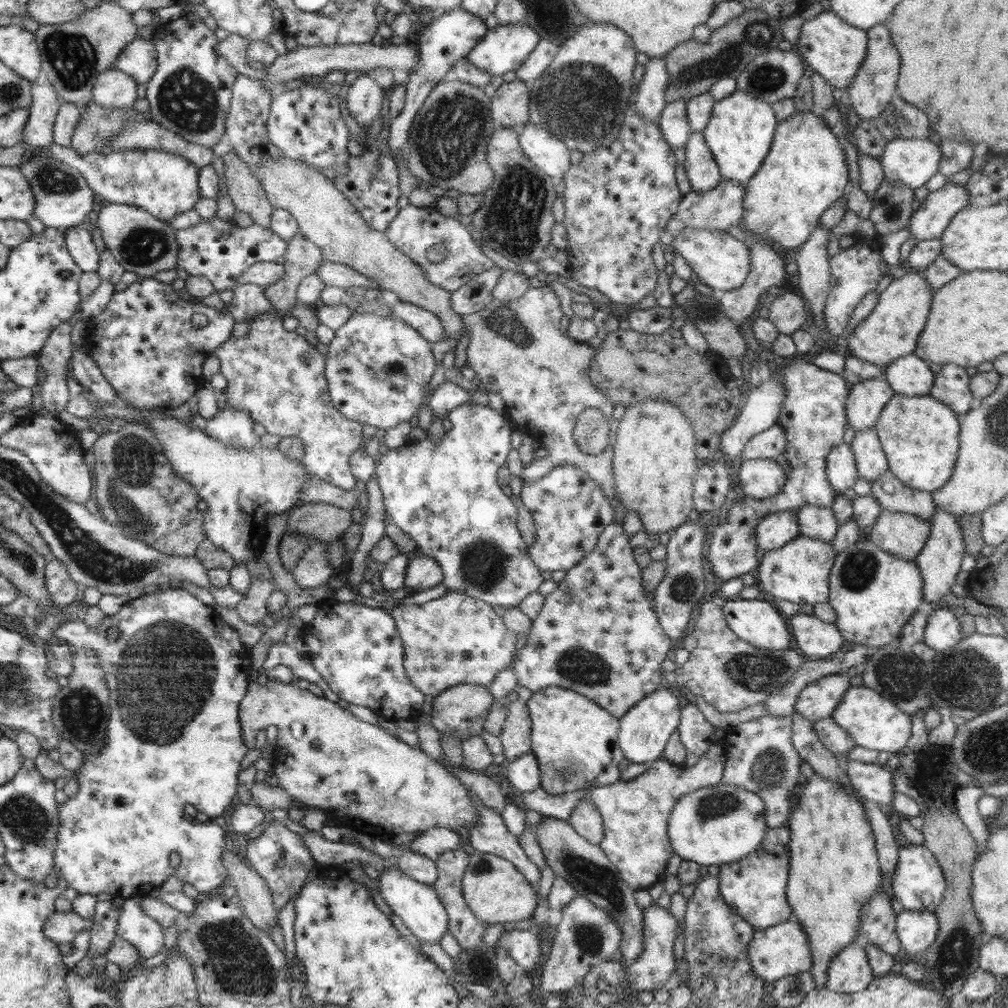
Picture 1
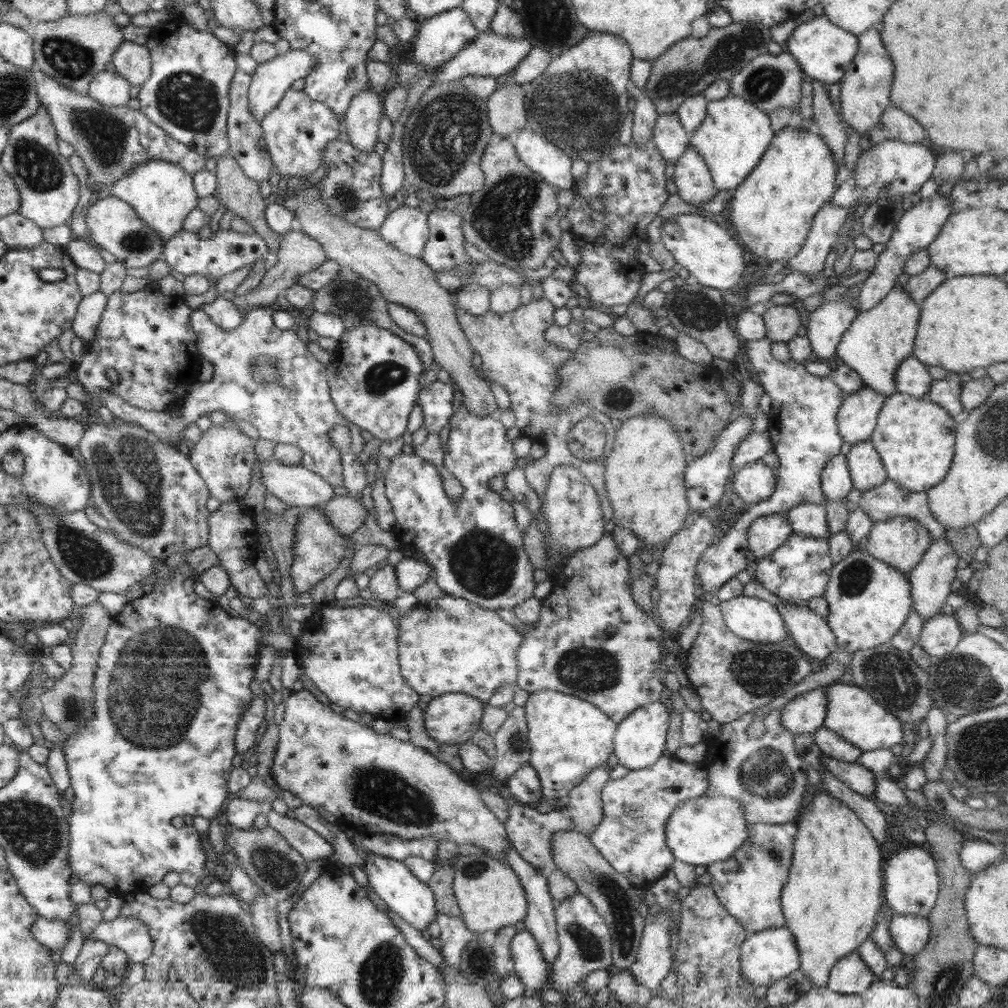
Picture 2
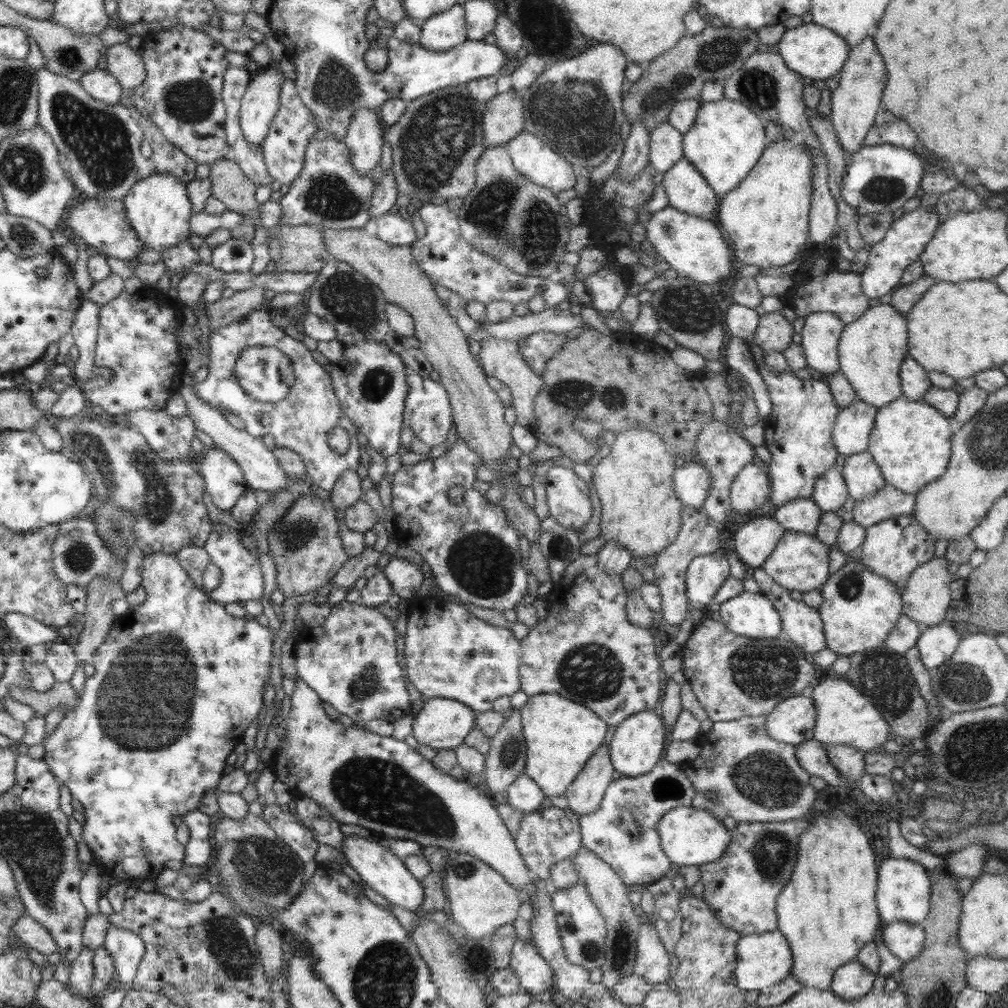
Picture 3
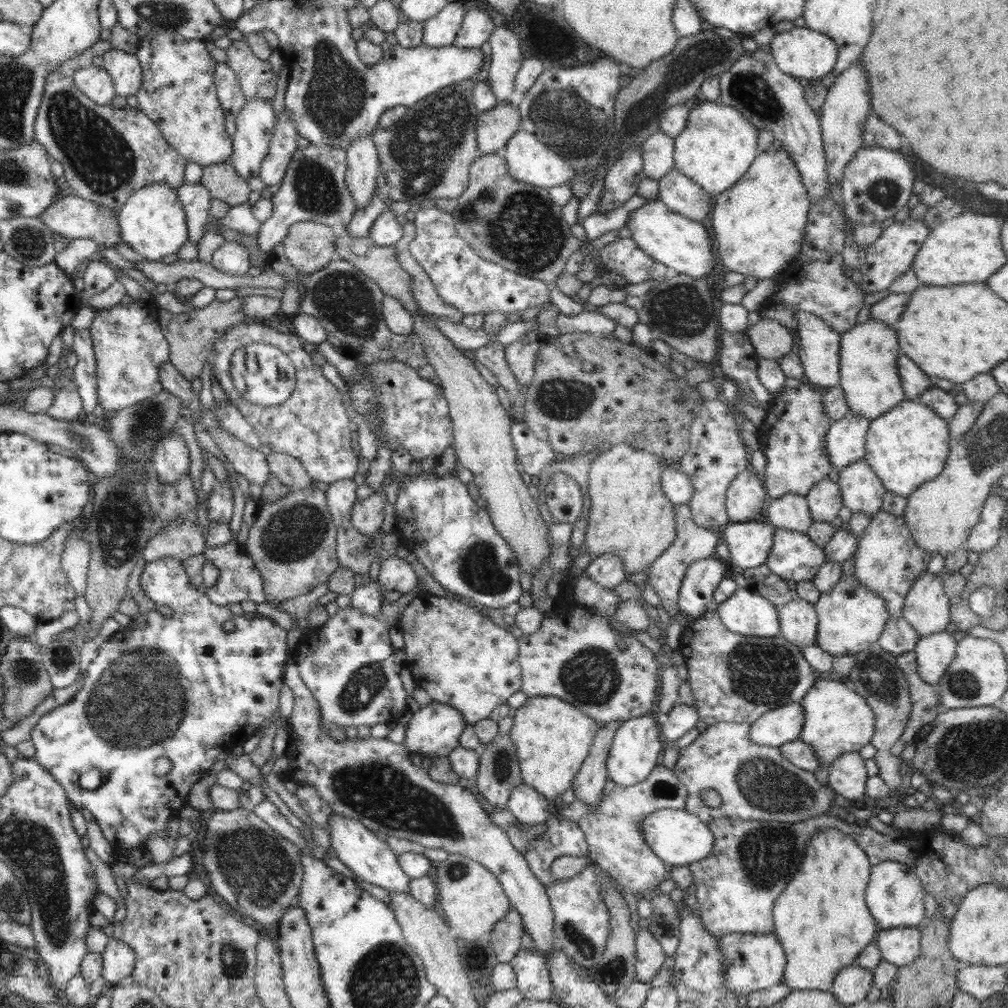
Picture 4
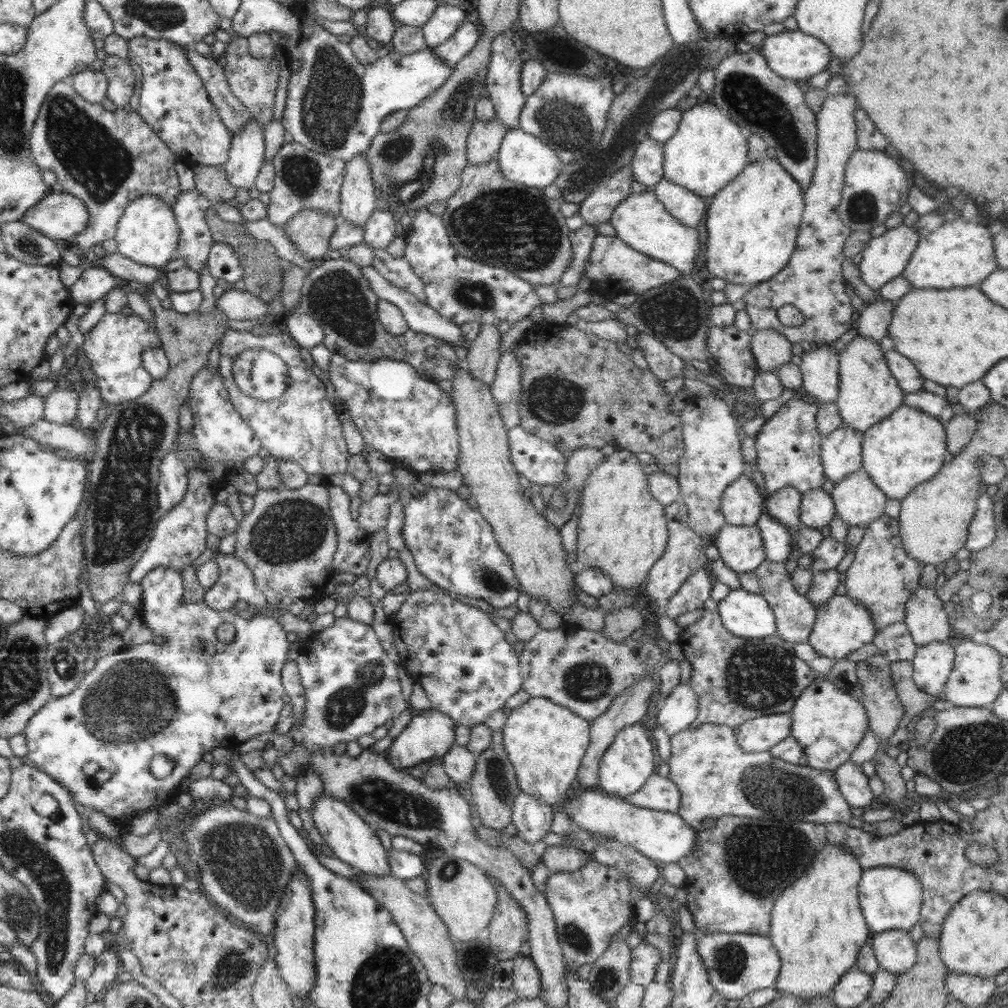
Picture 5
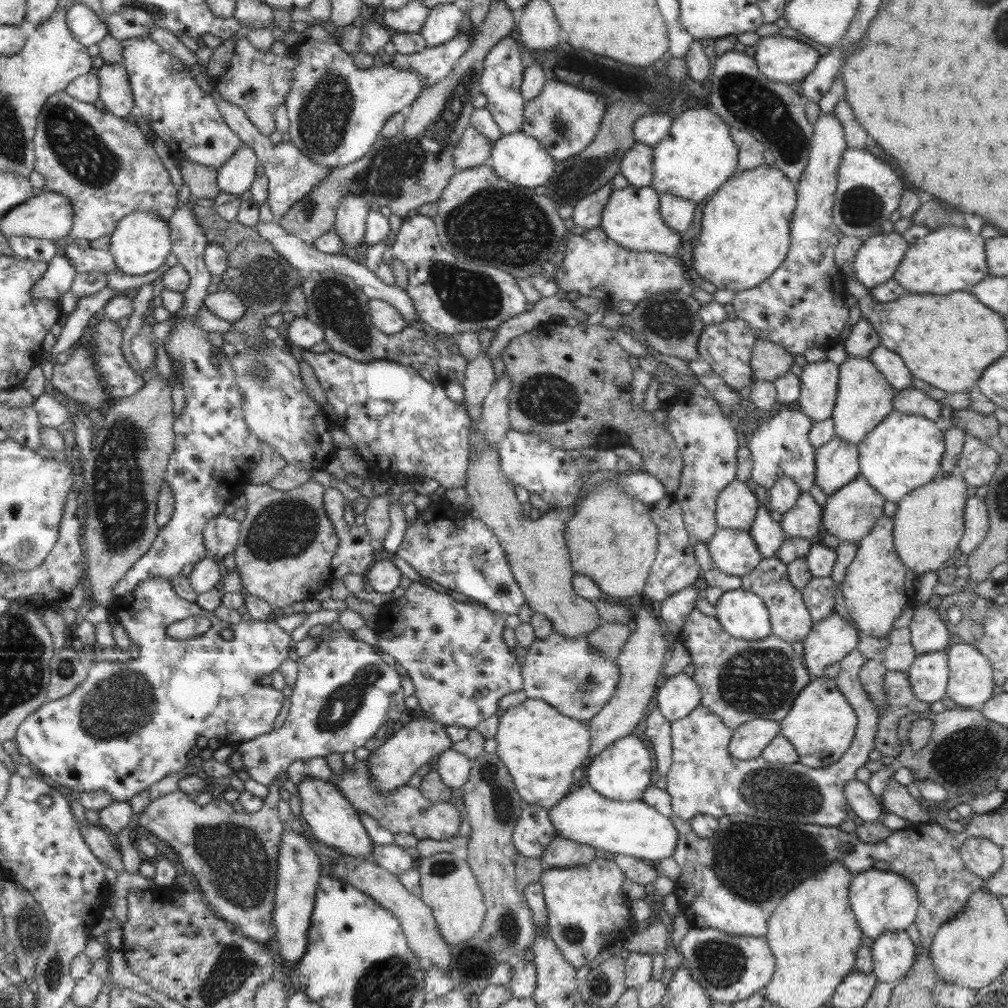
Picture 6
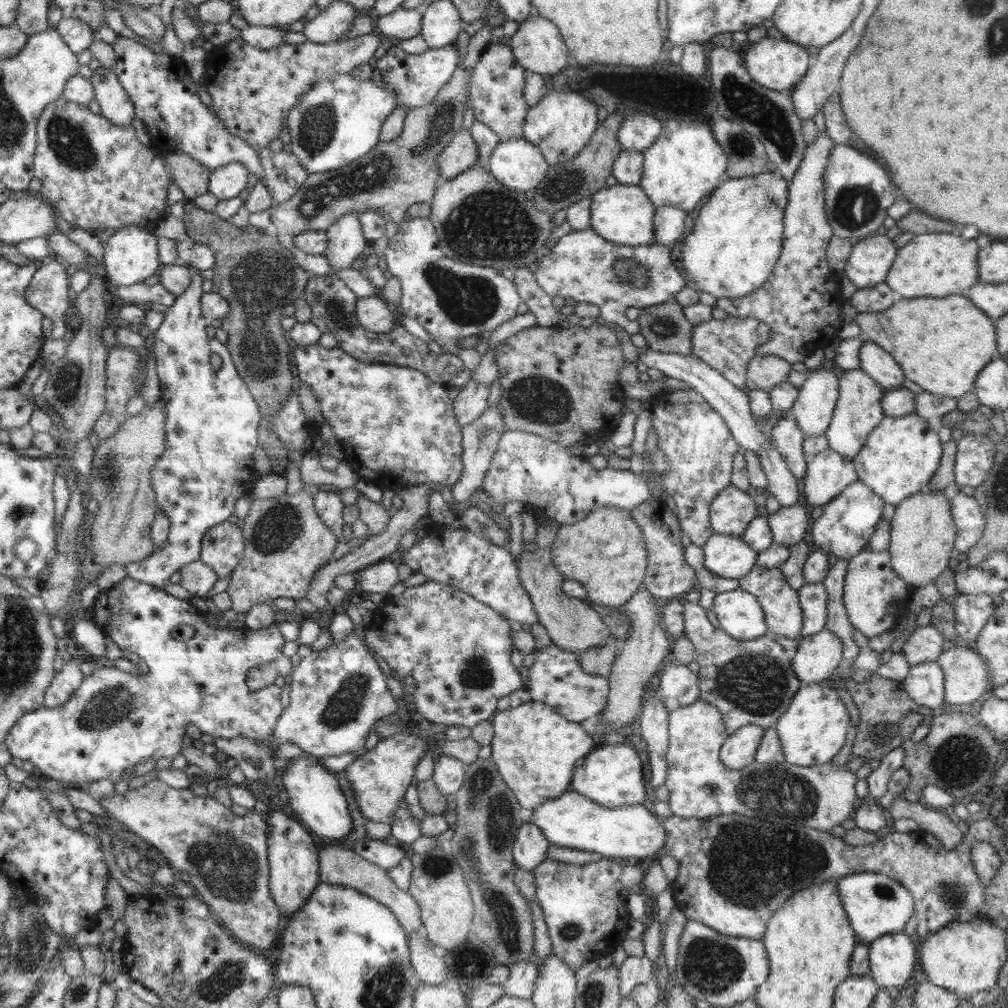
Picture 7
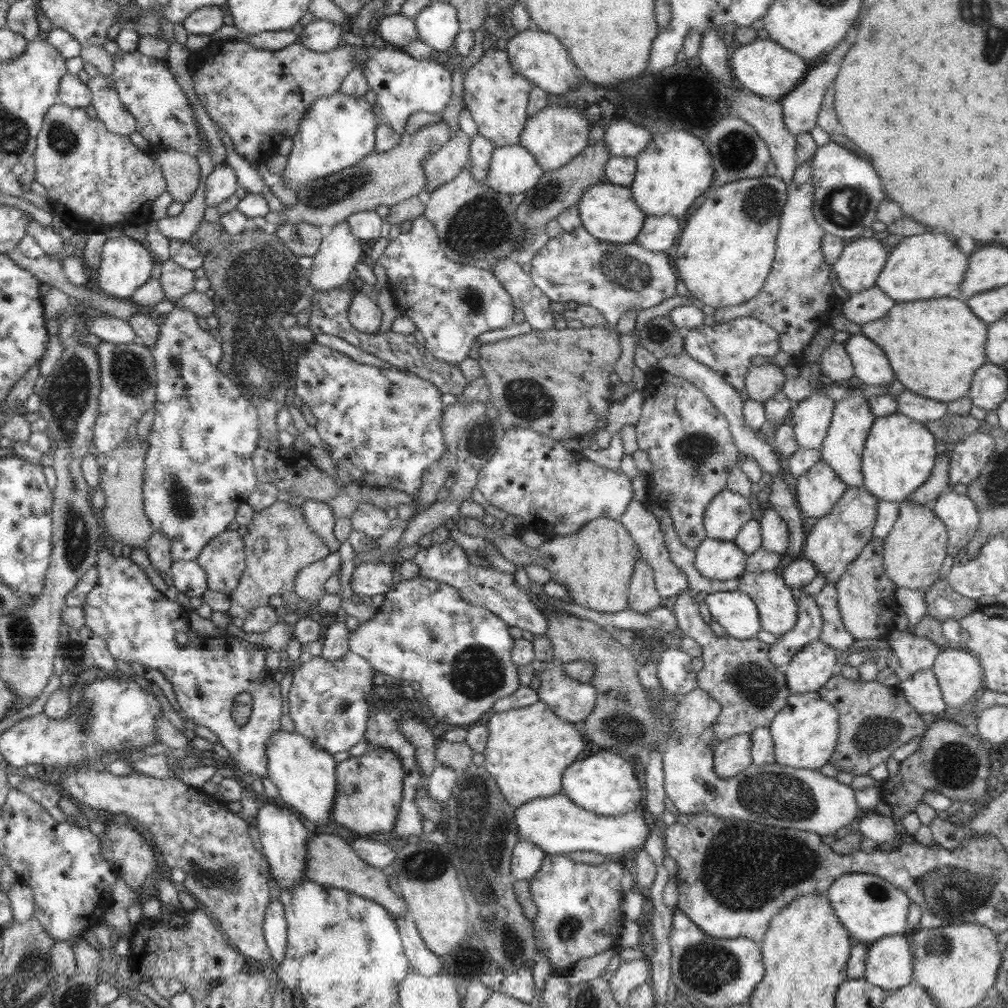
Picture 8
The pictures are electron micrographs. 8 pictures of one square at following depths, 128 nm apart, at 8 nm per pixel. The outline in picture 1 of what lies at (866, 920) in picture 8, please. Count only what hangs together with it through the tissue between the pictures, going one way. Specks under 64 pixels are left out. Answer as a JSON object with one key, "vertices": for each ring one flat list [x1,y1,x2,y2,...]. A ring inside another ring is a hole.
{"vertices":[[910,844,899,849,897,872,887,886,898,909,934,913,946,892,946,879,937,857,928,846]]}

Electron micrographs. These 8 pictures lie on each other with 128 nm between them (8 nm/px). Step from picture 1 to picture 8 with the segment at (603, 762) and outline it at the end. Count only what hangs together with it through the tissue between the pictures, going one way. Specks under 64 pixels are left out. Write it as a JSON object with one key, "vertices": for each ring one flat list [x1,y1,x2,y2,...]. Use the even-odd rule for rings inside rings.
{"vertices":[[540,701,500,713,492,712,484,724,489,733,484,769,494,777,506,801,515,808,530,800,562,793,564,770,576,761,580,752,591,748,574,723,556,716,546,703]]}

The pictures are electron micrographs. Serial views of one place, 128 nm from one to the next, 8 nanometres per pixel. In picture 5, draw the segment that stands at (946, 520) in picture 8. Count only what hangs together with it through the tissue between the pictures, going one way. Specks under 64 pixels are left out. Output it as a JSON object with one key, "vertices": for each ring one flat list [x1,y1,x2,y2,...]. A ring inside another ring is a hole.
{"vertices":[[988,493,981,494,976,500,976,512,968,528,965,548,971,553,988,548,995,542,996,519,994,516,994,501]]}

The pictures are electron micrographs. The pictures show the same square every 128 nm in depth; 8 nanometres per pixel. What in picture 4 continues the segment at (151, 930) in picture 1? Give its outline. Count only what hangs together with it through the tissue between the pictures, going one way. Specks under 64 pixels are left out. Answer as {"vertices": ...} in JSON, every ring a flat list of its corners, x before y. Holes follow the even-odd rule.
{"vertices":[[109,937,108,944,102,952,102,977,108,987,118,984,133,973,136,953,128,947,128,943]]}

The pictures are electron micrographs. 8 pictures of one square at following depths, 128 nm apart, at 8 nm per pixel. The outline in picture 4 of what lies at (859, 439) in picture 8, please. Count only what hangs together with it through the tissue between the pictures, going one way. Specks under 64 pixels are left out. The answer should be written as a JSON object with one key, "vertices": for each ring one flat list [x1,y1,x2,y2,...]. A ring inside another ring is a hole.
{"vertices":[[868,319,862,324,856,323,850,330,841,334,839,386,845,393,850,412,874,420,906,398,896,365,900,354,896,331,884,321]]}

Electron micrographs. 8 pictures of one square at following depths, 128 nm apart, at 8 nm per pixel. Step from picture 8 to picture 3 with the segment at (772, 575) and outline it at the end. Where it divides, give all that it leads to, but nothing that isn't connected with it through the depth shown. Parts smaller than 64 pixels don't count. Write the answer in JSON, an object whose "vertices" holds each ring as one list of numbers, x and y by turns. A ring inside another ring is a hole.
{"vertices":[[761,567,755,568,752,578,760,588,759,593,778,612,783,633,795,646,802,648,808,657,827,648,823,623,815,608,794,600,788,590,775,584]]}

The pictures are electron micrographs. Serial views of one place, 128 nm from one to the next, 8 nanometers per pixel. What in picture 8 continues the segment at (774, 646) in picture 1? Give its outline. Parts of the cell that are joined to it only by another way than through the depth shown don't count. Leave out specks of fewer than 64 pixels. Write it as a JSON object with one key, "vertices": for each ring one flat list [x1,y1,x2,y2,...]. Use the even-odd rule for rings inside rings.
{"vertices":[[738,589,705,594,702,598,707,603,713,621,724,627,726,635,738,640,748,640,757,637,763,630,756,604,750,596]]}

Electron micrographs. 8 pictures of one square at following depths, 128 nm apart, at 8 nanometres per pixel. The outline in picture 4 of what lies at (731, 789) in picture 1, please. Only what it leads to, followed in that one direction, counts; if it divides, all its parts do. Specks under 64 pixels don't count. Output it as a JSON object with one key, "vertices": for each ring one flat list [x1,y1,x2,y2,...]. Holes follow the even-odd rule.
{"vertices":[[662,809,652,812,642,820,642,835,650,849,668,866,688,866,693,862,704,860,710,856,714,848,714,833,708,823,704,823,698,815,686,809]]}

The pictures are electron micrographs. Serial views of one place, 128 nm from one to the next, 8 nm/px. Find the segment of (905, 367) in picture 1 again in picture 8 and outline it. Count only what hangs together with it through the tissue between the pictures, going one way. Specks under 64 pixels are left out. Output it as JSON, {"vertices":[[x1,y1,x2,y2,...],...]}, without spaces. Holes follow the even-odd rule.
{"vertices":[[862,333,852,334,844,342,852,359,854,376,866,385,888,387,894,382,894,371,886,353]]}

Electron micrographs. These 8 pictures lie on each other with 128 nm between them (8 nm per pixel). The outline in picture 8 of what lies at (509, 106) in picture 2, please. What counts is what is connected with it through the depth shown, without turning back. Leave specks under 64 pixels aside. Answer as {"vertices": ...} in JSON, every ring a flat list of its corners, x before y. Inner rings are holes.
{"vertices":[[462,130,455,131,454,137,437,152,423,162,423,168,428,180,424,191,433,192,446,182,453,180,469,162,471,138]]}

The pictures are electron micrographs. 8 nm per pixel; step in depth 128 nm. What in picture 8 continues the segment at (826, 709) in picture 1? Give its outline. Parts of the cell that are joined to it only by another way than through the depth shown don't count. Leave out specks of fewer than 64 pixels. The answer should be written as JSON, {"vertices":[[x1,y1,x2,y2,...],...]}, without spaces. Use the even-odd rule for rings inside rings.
{"vertices":[[740,734,719,741,713,749,713,768,718,776,732,778,746,770,753,762,751,757,751,734]]}

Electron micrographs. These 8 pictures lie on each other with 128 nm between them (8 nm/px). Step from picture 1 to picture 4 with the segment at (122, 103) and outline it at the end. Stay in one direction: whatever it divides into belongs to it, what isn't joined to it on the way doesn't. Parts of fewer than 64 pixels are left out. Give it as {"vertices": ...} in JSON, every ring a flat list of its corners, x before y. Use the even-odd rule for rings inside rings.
{"vertices":[[90,65,74,72,75,85,96,104,109,106,116,97,114,83,104,67]]}

